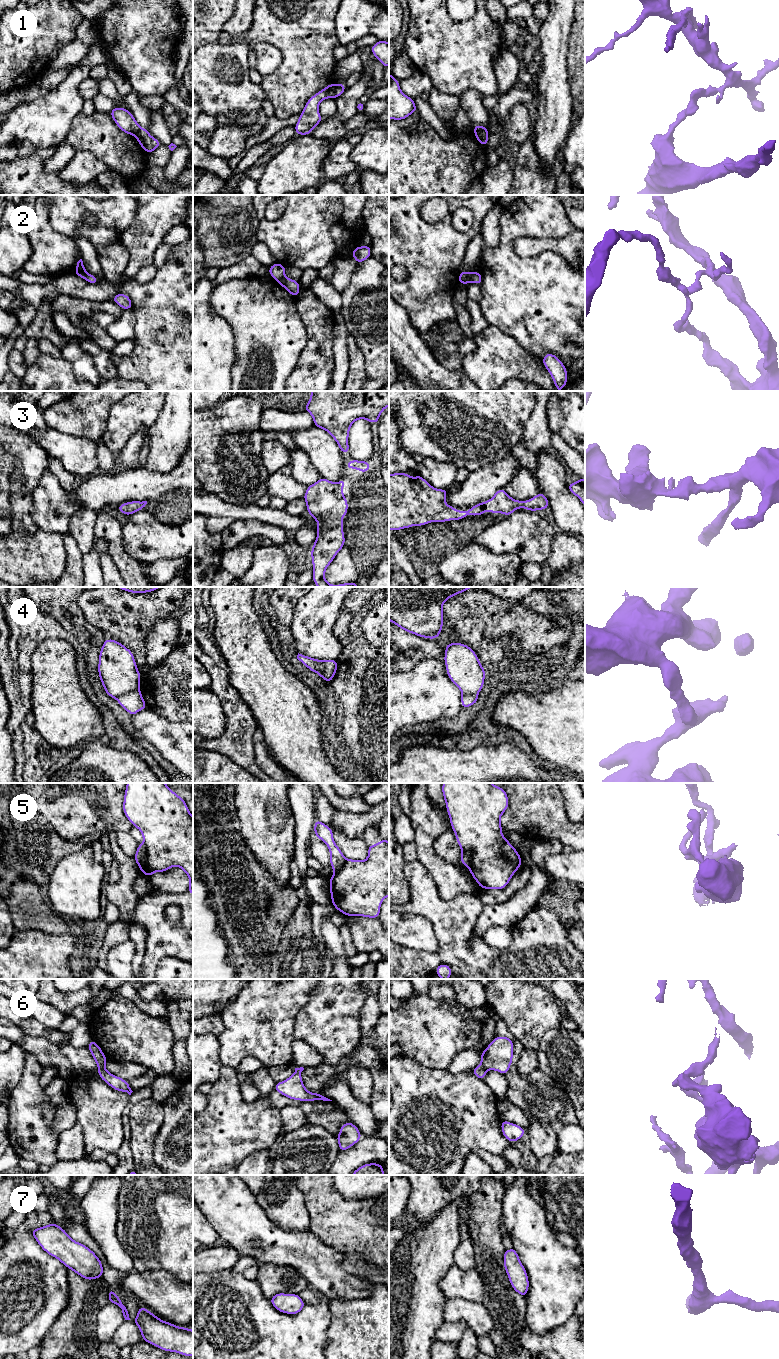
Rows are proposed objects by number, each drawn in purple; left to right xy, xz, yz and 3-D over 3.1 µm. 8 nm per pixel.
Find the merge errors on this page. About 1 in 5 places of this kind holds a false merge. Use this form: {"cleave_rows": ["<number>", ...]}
{"cleave_rows": ["1", "2", "4", "5", "6"]}

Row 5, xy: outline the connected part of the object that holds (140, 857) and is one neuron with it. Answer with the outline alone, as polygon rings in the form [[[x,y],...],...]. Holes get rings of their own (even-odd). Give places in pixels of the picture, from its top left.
[[[143,844],[137,846],[136,854],[134,860],[139,867],[144,866],[146,862],[147,851]]]

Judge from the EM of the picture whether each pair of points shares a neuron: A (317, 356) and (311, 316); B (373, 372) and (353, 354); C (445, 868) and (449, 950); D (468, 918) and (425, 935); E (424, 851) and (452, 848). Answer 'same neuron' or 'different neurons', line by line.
A: same neuron
B: different neurons
C: different neurons
D: same neuron
E: different neurons

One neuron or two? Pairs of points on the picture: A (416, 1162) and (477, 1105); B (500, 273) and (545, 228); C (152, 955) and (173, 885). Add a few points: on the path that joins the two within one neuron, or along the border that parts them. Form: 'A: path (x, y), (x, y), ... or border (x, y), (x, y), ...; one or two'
A: path (431, 1147), (462, 1116); one
B: path (504, 255), (506, 241), (519, 228), (527, 228); one
C: border (154, 890), (182, 893); two

